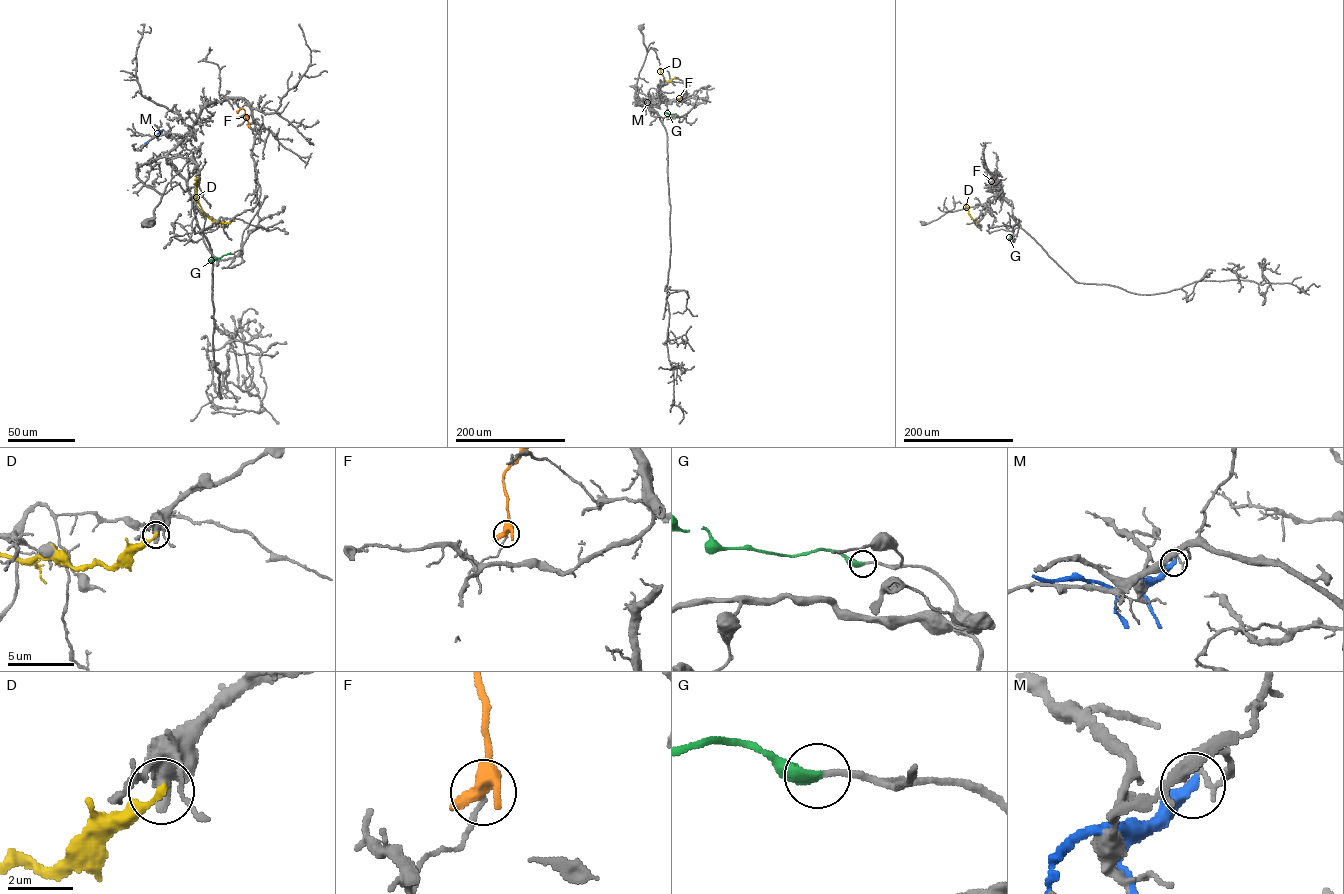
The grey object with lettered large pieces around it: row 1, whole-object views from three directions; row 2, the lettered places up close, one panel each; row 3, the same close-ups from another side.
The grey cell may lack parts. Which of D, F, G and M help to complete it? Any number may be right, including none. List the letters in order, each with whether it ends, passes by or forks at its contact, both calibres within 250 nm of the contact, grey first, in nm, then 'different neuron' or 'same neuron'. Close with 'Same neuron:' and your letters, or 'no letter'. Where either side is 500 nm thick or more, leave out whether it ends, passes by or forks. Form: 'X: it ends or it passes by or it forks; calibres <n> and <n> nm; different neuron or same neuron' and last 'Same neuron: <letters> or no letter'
D: it ends; calibres 340 and 240 nm; different neuron
F: calibres 130 and 500 nm; different neuron
G: calibres 190 and 500 nm; same neuron
M: it ends; calibres 140 and 480 nm; different neuron
Same neuron: G

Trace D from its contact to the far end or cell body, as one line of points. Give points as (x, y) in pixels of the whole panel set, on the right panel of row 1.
D: (973, 222), (977, 222), (964, 204)

